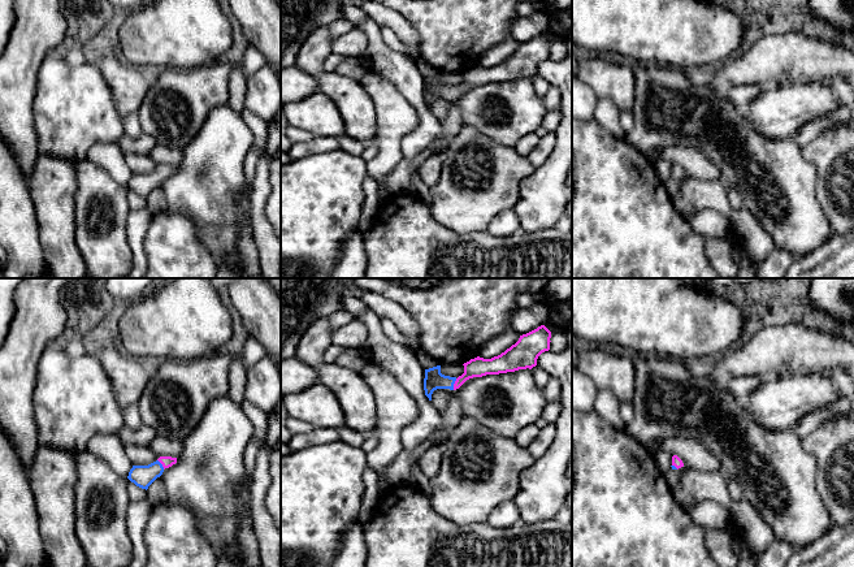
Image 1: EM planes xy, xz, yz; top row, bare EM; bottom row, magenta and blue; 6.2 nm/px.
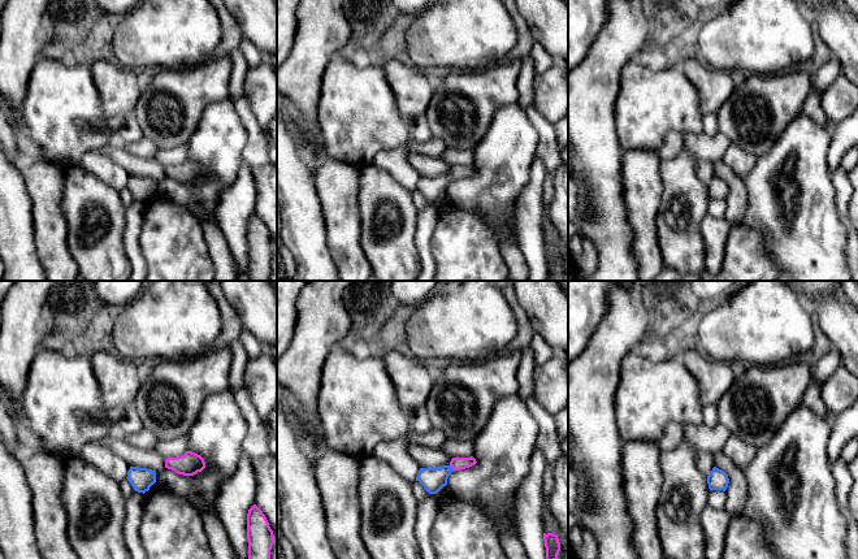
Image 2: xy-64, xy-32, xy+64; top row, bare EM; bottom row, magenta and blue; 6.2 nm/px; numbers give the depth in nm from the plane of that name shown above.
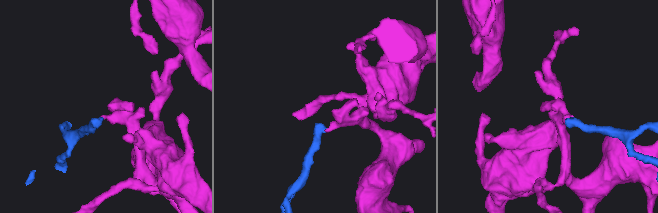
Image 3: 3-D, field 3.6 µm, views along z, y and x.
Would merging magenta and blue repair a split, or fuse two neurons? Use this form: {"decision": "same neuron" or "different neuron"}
{"decision": "same neuron"}

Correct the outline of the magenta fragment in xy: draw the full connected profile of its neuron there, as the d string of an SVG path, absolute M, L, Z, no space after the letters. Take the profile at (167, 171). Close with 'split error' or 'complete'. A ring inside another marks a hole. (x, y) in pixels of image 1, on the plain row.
M160 165L156 170L148 174L133 174L127 187L142 198L148 195L162 183L165 177L172 176L177 172L177 166Z | split error

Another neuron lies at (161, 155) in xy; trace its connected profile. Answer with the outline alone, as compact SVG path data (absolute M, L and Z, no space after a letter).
M156 144L148 156L160 165L178 166L183 160L183 150Z

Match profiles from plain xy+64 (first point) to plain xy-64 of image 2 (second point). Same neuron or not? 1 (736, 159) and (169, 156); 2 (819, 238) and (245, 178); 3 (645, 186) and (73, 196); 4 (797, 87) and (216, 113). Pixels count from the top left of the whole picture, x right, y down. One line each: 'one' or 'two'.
1: one
2: two
3: two
4: two

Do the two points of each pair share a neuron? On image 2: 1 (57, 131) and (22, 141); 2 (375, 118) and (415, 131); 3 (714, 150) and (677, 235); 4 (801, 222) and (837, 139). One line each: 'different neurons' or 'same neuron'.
1: different neurons
2: different neurons
3: same neuron
4: different neurons

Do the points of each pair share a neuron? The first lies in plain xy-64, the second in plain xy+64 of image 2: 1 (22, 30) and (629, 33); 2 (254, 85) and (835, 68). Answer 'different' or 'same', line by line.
1: same
2: different

